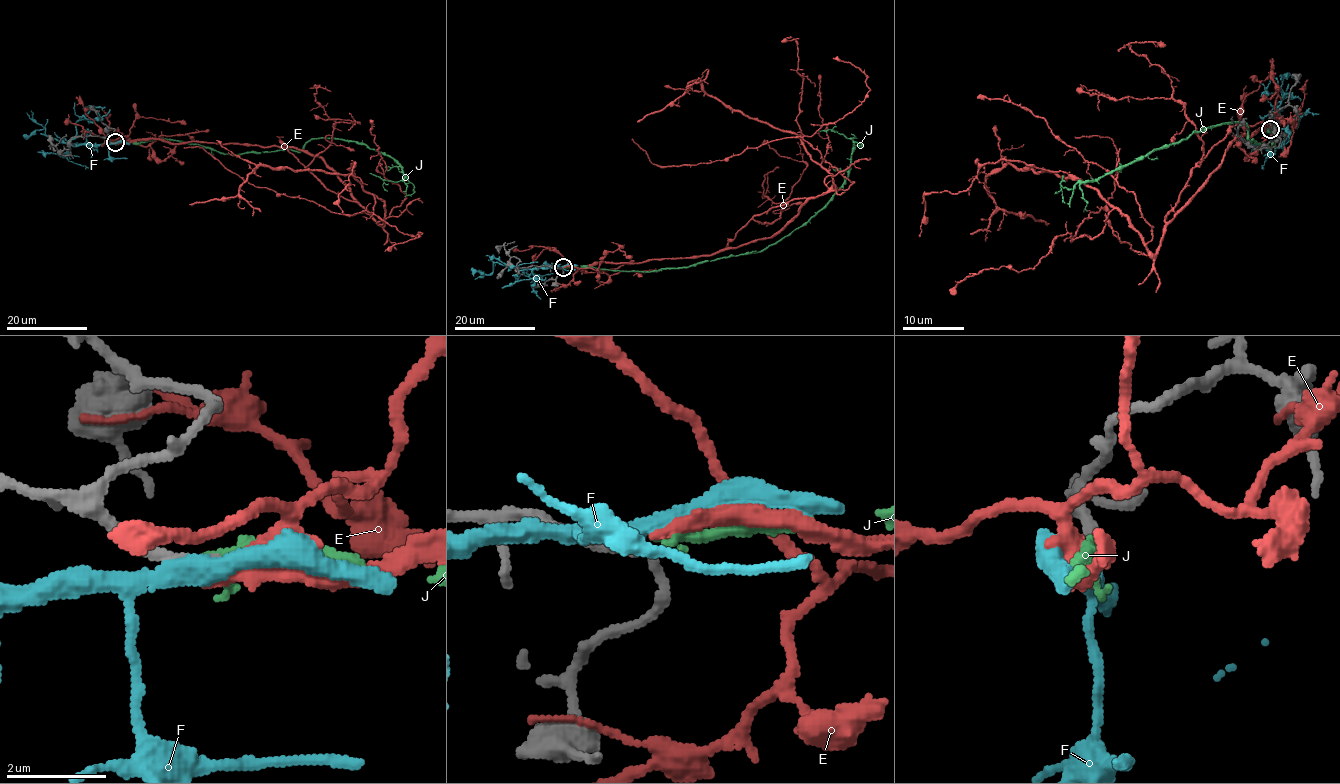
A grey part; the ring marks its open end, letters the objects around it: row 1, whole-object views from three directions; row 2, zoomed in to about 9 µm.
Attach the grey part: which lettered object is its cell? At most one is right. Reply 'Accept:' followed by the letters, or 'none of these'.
Accept: none of these

